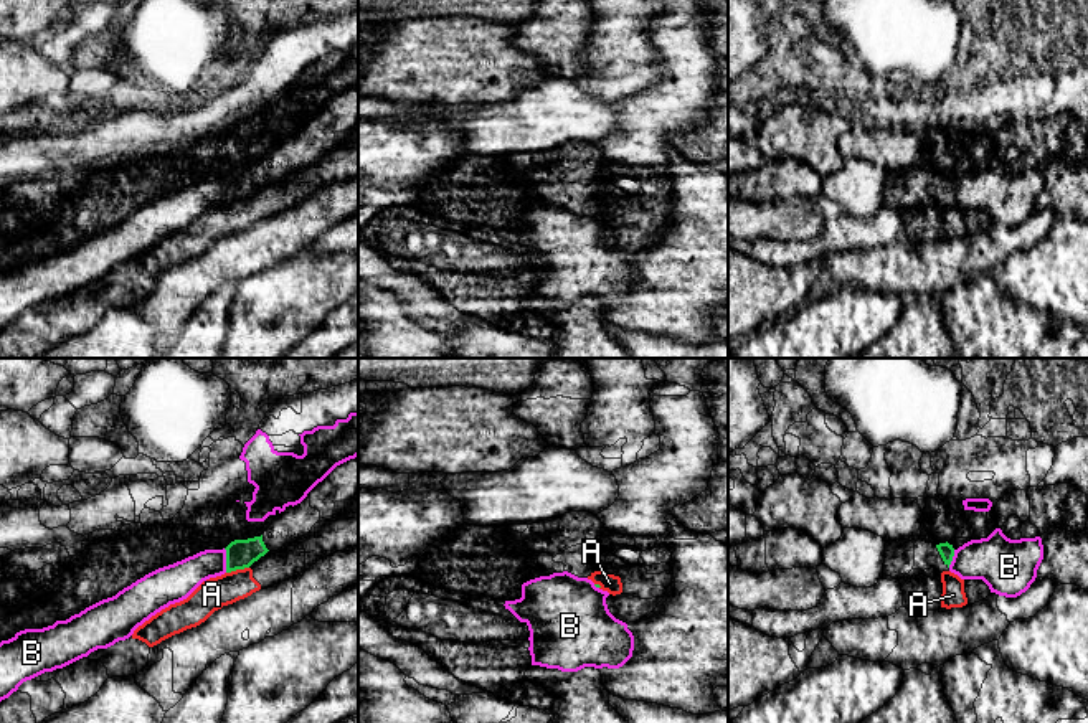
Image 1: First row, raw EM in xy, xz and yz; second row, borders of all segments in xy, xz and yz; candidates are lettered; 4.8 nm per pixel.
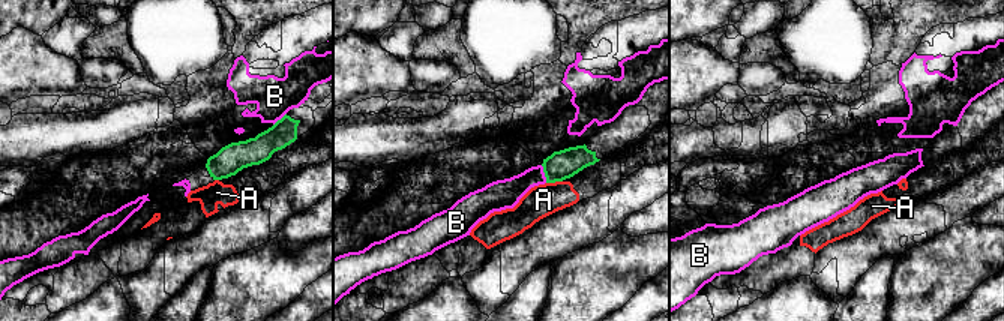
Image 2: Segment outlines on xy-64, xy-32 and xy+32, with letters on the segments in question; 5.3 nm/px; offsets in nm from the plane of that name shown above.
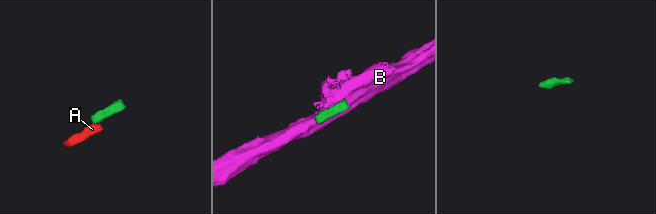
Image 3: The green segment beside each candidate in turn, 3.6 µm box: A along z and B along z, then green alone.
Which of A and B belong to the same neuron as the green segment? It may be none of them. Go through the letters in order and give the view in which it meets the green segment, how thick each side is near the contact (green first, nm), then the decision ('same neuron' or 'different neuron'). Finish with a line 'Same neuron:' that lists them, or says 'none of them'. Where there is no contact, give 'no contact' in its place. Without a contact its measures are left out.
A: xy | 140/160 nm | same neuron
B: xy | 140/170 nm | different neuron
Same neuron: A

